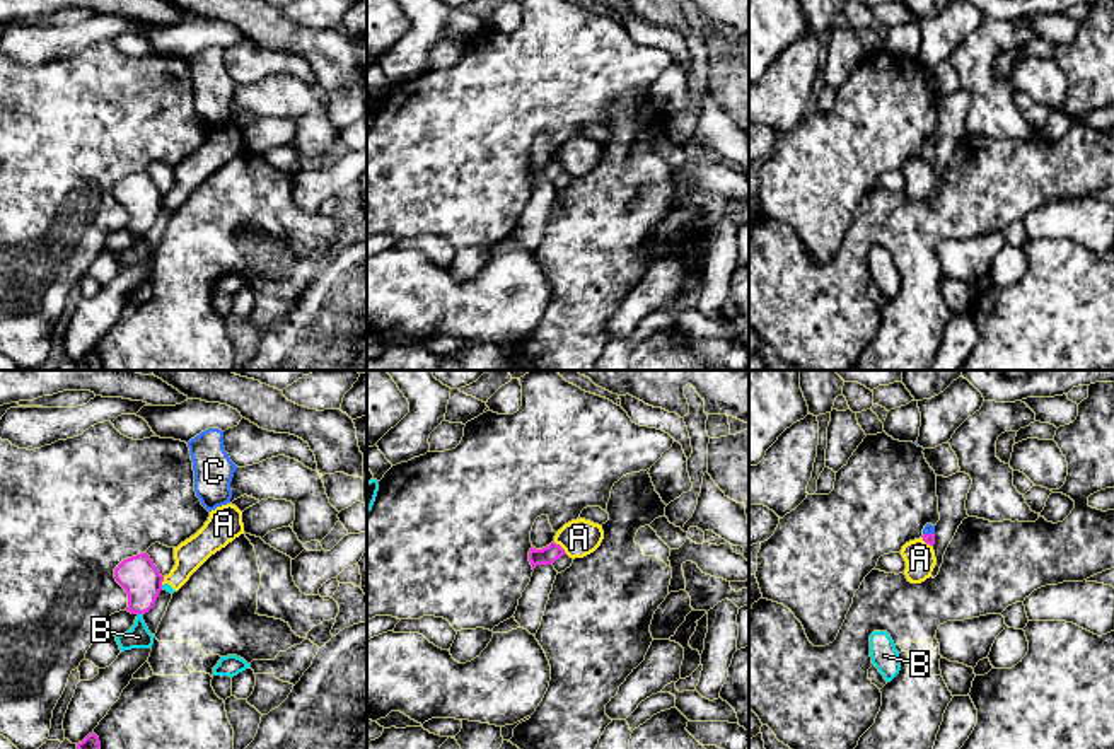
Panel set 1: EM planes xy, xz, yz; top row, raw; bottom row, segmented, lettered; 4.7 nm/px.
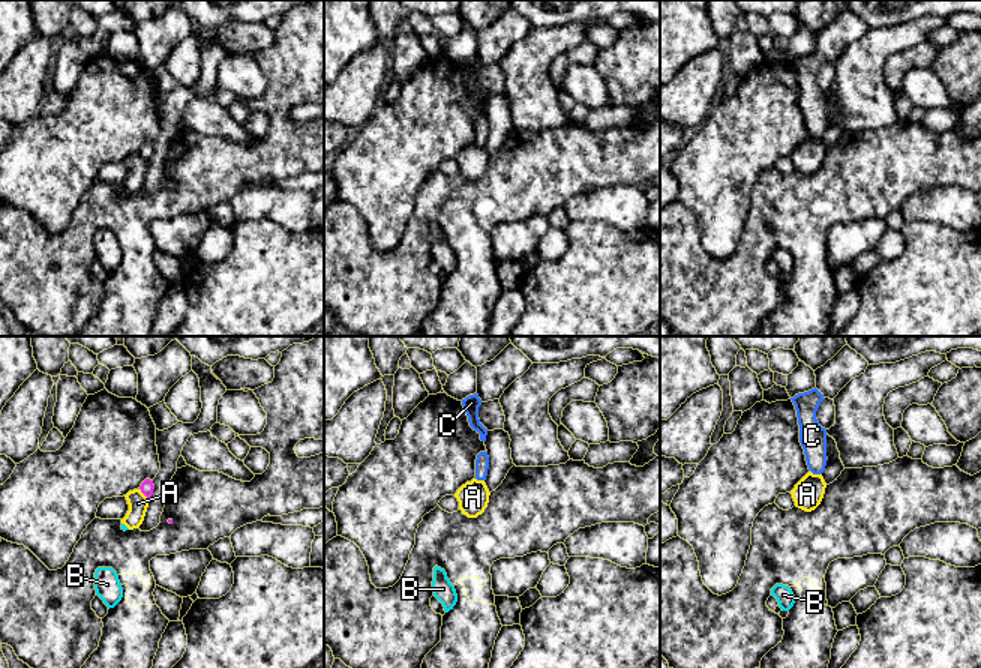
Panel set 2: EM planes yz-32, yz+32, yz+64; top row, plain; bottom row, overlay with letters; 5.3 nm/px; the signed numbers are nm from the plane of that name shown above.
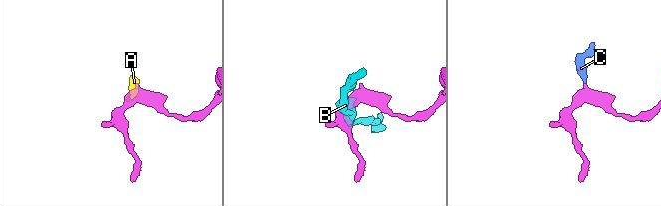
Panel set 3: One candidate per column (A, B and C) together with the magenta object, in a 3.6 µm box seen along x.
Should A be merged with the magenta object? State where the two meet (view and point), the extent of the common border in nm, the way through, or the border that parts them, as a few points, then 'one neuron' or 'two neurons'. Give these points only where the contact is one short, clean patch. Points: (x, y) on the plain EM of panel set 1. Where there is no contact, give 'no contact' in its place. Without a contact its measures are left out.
meets magenta in xz at (562, 166); contact 90 nm long; border along xz (555, 159), (567, 171); two neurons

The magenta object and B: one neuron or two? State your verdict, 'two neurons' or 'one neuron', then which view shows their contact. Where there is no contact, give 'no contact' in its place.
two neurons; contact in xy

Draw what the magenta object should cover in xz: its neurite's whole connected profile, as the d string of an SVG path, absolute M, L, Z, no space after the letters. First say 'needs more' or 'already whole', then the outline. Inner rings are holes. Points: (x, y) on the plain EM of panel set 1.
already whole; M551 160L549 164L546 164L542 167L536 167L532 164L529 169L529 179L534 188L537 183L553 183L563 172L566 172L565 167L556 160Z

